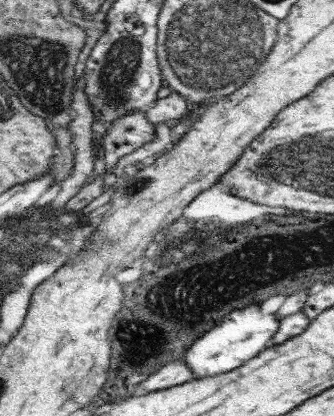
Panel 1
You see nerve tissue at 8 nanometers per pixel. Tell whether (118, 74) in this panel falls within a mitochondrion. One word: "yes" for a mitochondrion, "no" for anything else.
yes

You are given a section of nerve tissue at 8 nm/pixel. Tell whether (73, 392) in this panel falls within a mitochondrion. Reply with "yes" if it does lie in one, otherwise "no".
yes

